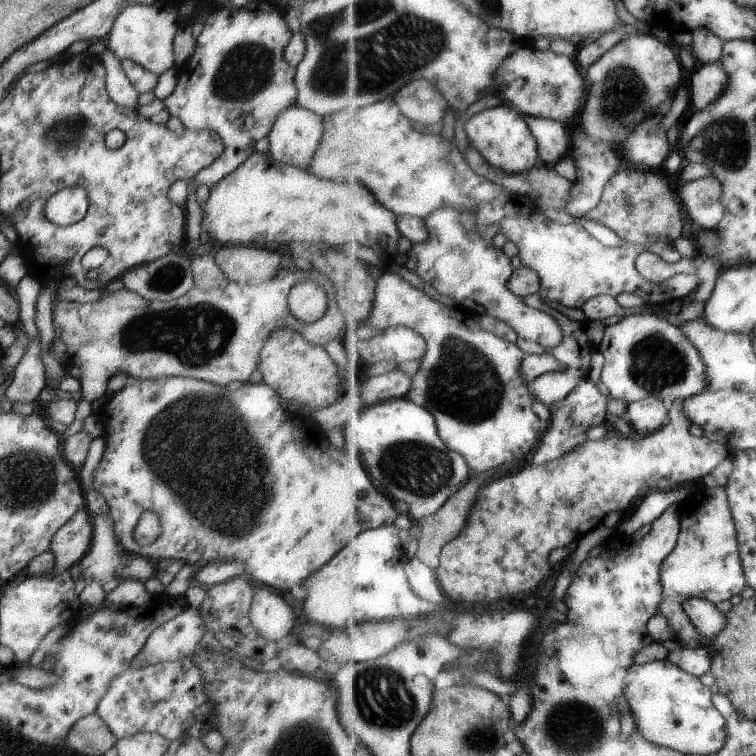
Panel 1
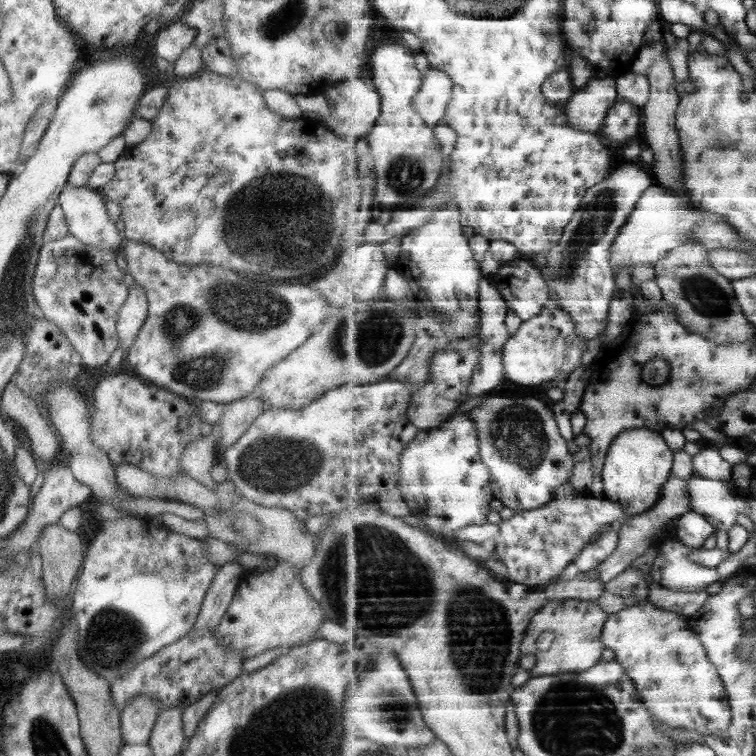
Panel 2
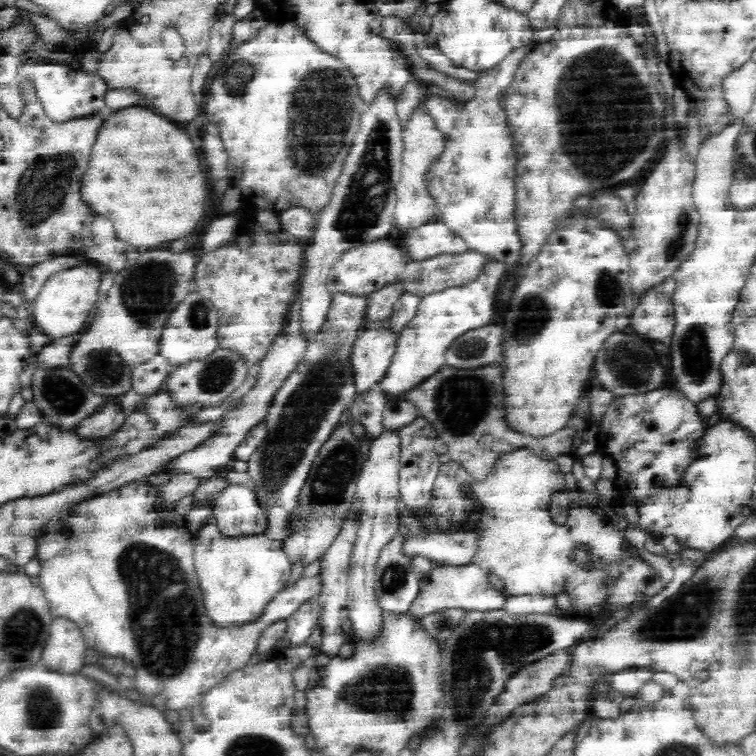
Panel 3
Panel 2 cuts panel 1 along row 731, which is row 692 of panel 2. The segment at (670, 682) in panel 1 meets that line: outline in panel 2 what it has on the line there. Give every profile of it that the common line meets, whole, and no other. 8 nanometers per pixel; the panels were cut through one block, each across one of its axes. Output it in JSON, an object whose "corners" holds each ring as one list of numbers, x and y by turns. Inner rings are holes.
{"corners":[[648,599,611,614,605,622,602,641,606,648,614,651,615,658,623,662,623,668,627,670,627,674,631,674,631,678,639,686,639,692,647,708,651,710,651,716,655,718,655,726,683,728,704,735,724,736,729,732,734,715,726,686,719,675,717,665,711,663,707,657,707,649,699,640,699,635,691,629,689,616,663,610]]}

